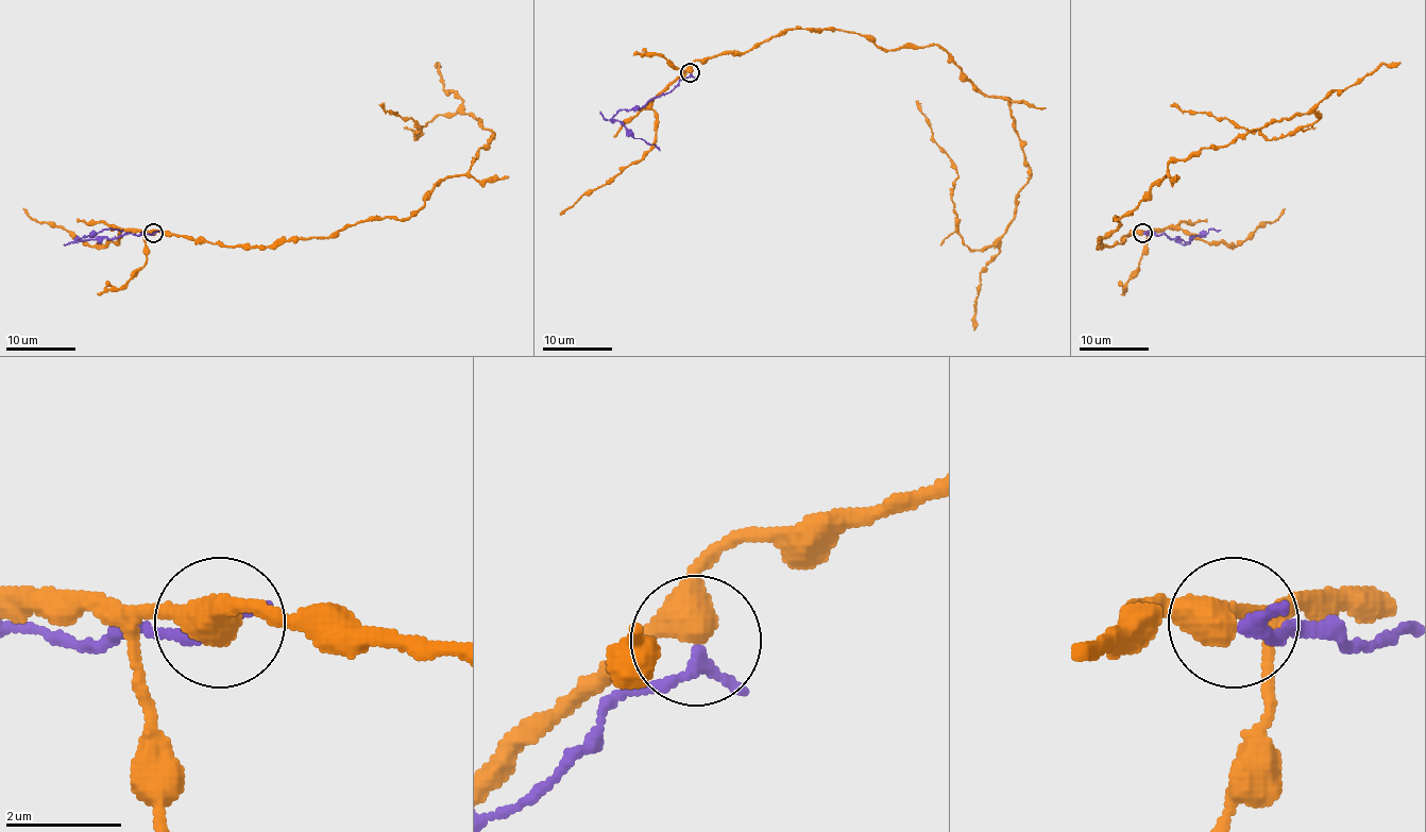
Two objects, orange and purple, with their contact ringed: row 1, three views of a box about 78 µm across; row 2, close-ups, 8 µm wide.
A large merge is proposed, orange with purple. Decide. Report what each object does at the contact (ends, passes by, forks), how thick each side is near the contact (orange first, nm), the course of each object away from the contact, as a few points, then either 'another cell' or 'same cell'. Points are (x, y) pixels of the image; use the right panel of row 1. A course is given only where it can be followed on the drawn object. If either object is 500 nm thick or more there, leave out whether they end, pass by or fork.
orange passes by; purple ends there; 440 nm thick on the orange side, 280 nm on the other; orange runs (1143, 232), (1099, 245), (1169, 164), (1293, 116), (1320, 115), (1266, 139), (1171, 104); purple runs (1143, 232), (1163, 234), (1187, 242), (1211, 228), (1220, 231); another cell

